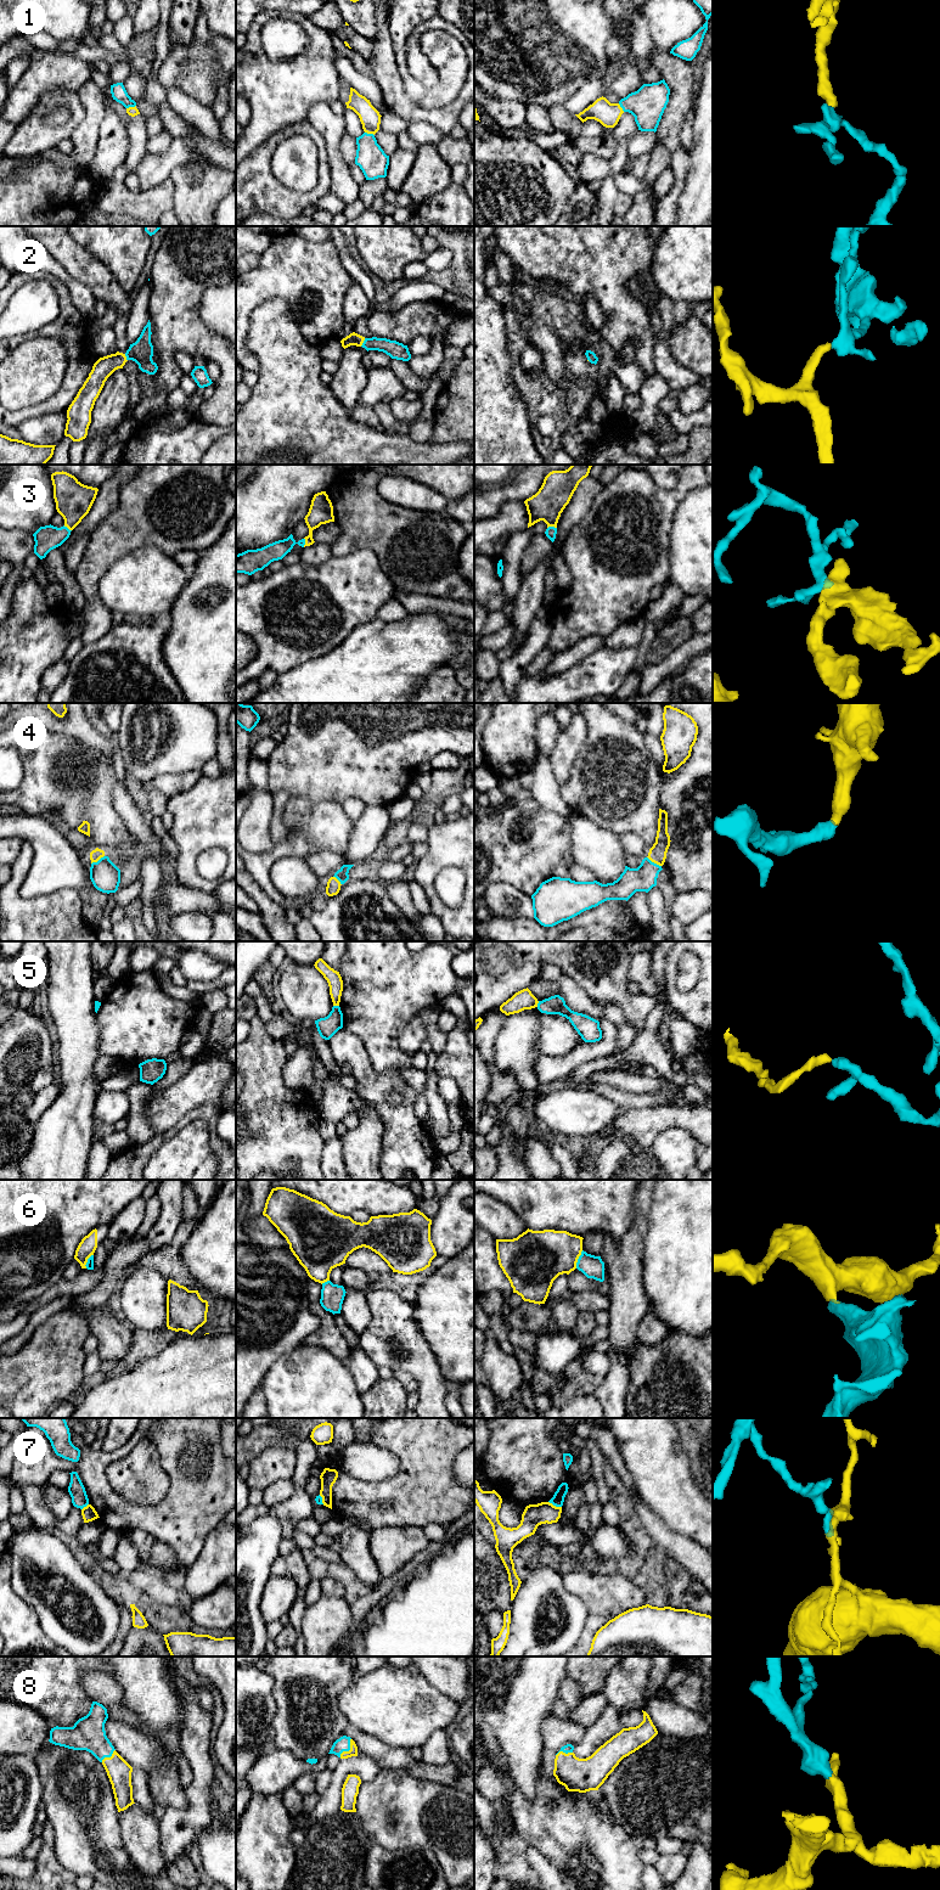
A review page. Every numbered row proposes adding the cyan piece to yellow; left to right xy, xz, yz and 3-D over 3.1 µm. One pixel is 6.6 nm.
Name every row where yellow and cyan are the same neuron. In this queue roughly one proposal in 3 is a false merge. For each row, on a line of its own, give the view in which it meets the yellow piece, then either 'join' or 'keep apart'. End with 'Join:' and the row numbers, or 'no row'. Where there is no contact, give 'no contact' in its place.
1: xy | join
2: xz | join
3: yz | join
4: yz | join
5: xz | keep apart
6: yz | keep apart
7: yz | keep apart
8: xz | join
Join: 1, 2, 3, 4, 8

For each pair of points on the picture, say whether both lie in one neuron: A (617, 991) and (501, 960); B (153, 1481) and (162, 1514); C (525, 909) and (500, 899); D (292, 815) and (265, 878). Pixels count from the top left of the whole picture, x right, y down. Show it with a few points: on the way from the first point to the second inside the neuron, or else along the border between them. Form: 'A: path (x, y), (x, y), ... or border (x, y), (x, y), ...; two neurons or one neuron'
A: path (587, 978), (578, 973), (561, 956), (530, 956); one neuron
B: border (168, 1475), (168, 1491), (157, 1502), (130, 1502); two neurons
C: path (521, 901), (507, 901); one neuron
D: path (296, 831), (296, 836), (266, 862); one neuron

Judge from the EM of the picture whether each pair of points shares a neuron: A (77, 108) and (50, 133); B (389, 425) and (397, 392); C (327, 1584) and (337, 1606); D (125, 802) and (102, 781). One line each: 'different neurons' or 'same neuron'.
A: same neuron
B: different neurons
C: different neurons
D: different neurons

